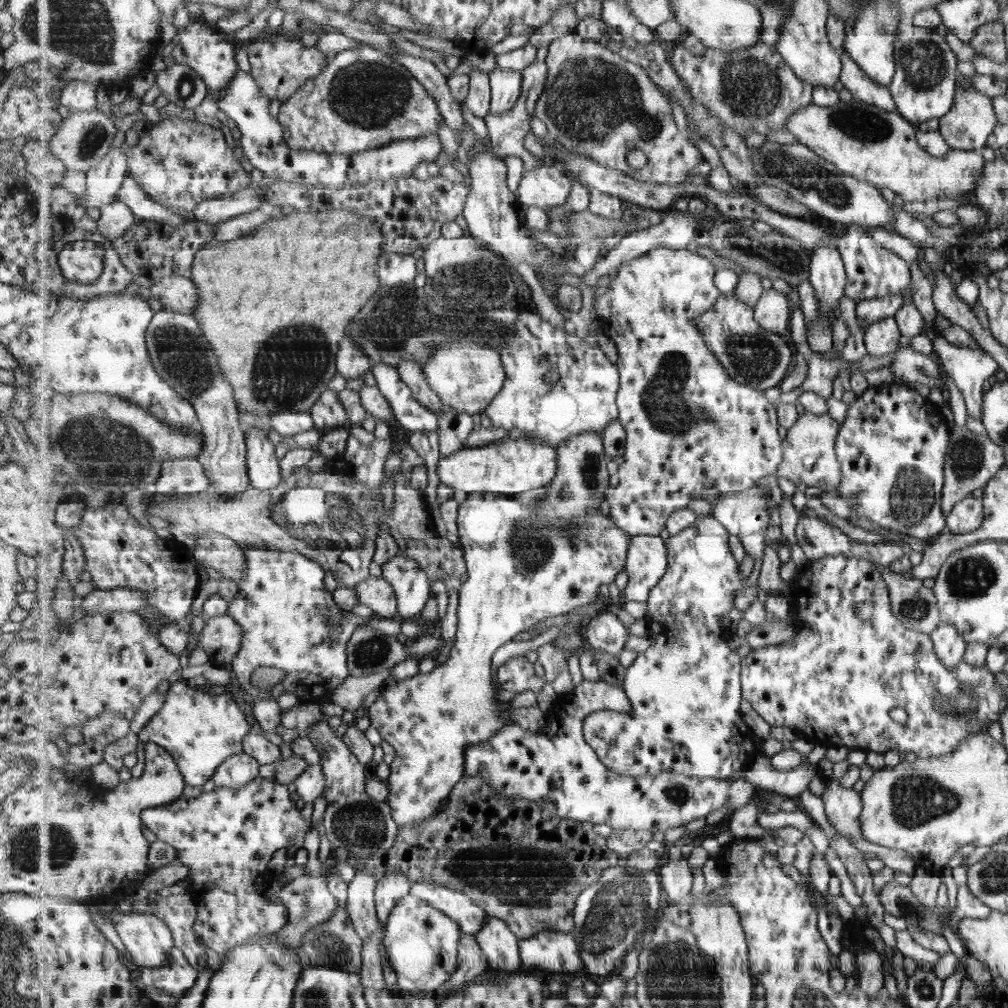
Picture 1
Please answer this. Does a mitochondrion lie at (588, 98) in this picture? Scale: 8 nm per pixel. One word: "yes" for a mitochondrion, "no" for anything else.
yes

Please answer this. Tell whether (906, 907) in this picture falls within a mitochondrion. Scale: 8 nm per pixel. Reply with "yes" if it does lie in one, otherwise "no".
yes

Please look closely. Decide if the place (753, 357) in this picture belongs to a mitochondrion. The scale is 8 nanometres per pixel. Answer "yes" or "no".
yes

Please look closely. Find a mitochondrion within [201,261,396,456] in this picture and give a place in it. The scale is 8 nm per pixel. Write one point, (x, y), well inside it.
(289, 366)

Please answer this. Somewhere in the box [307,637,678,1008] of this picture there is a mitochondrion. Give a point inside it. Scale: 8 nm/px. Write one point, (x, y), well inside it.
(599, 932)

